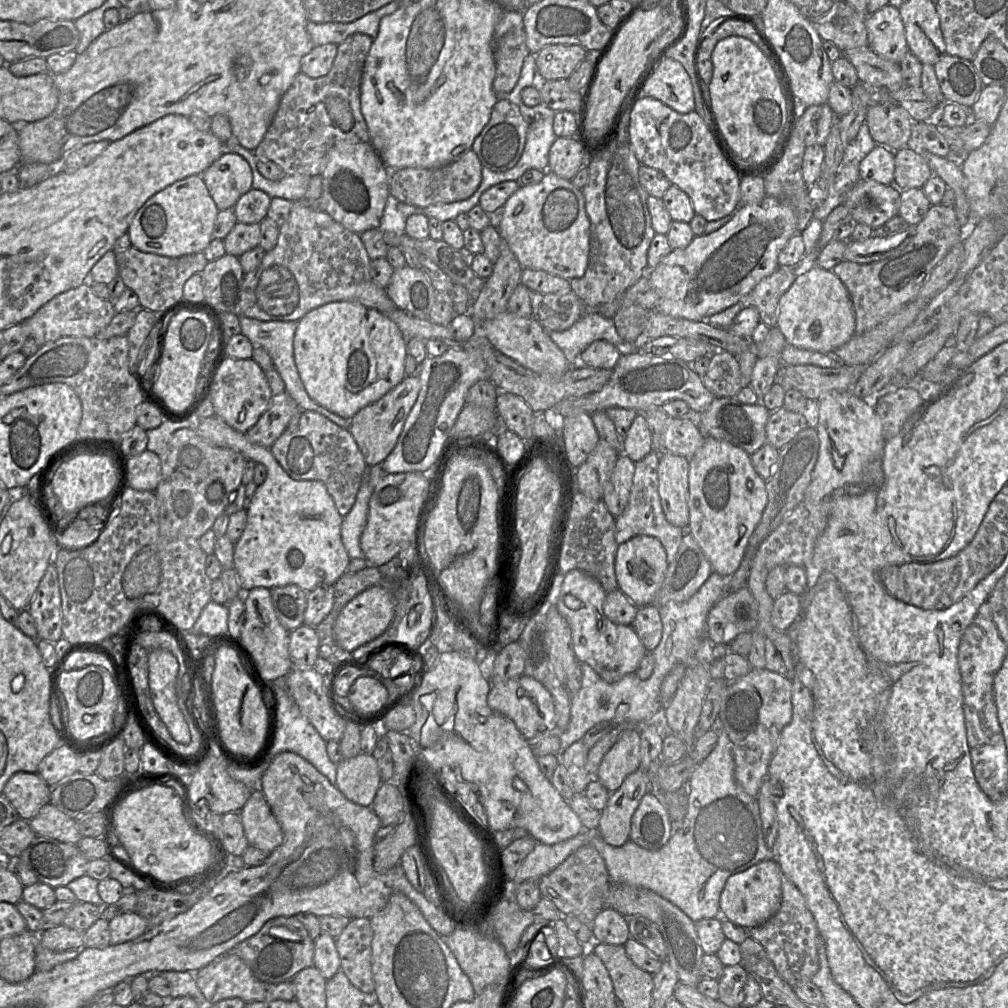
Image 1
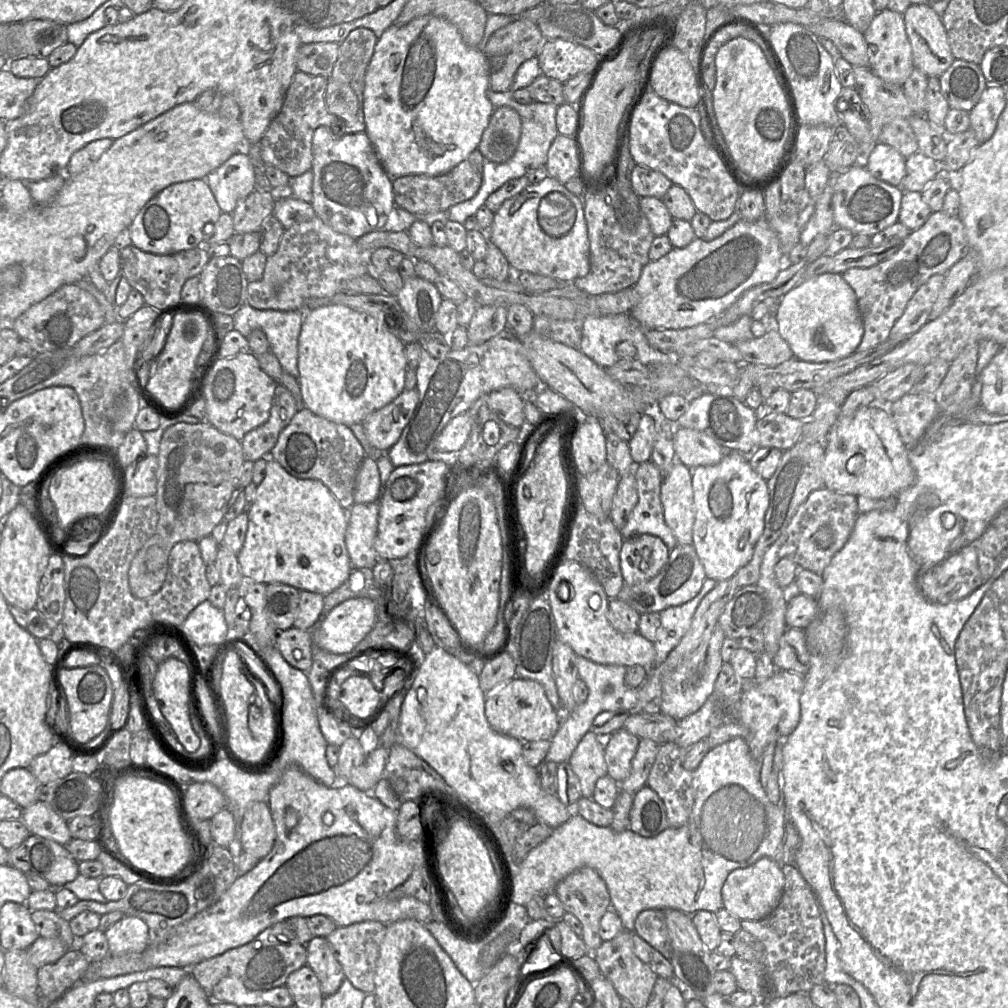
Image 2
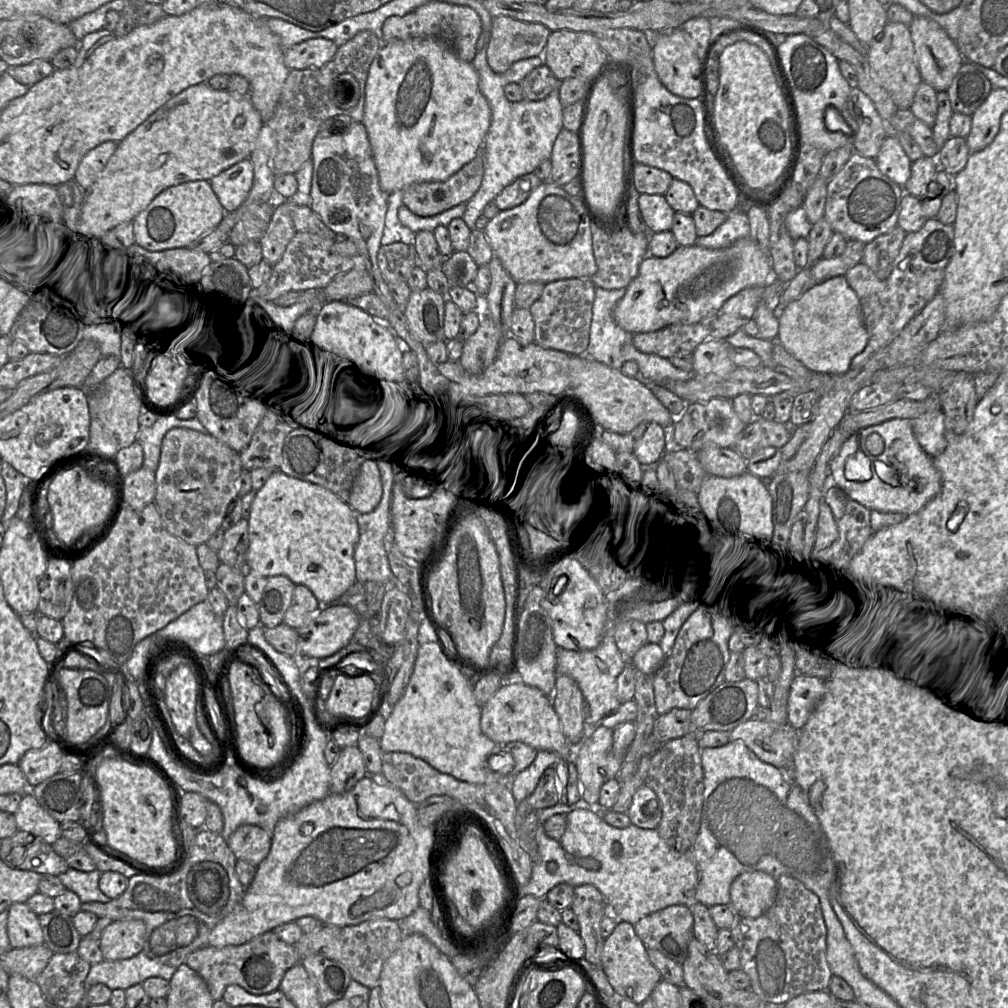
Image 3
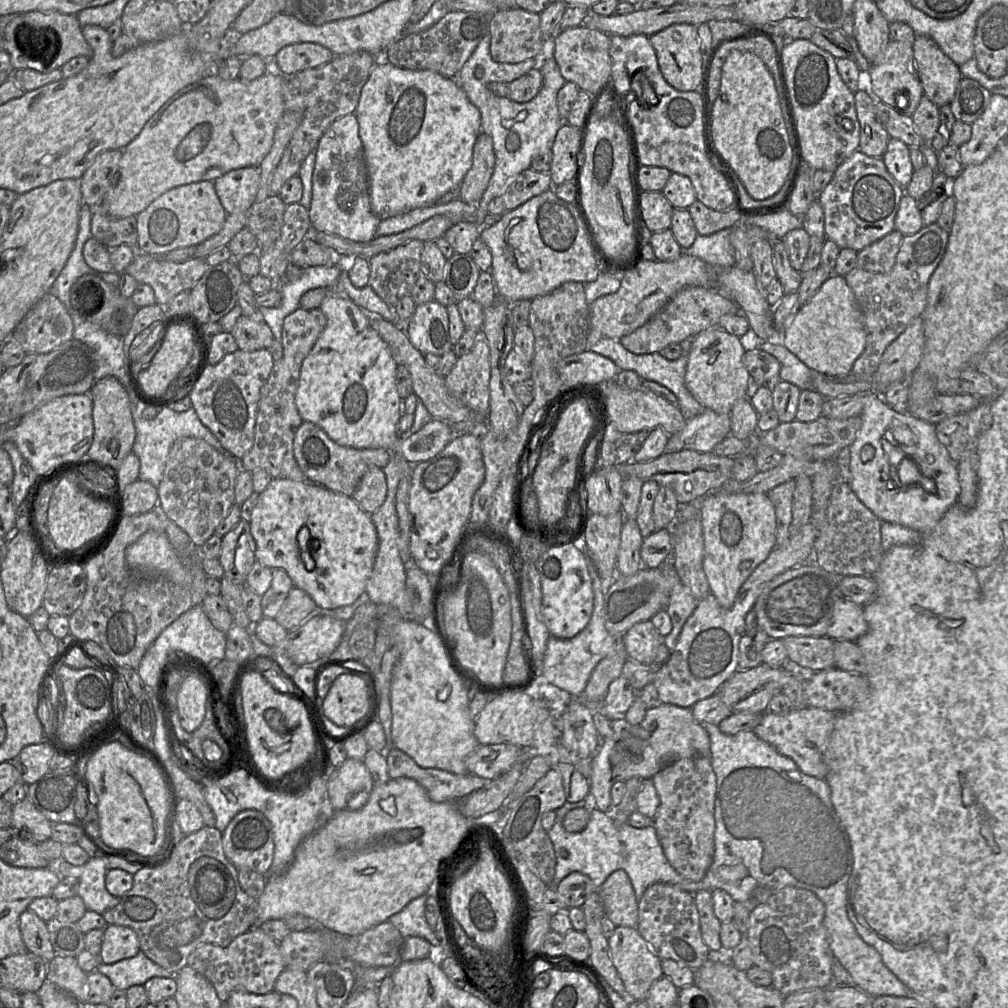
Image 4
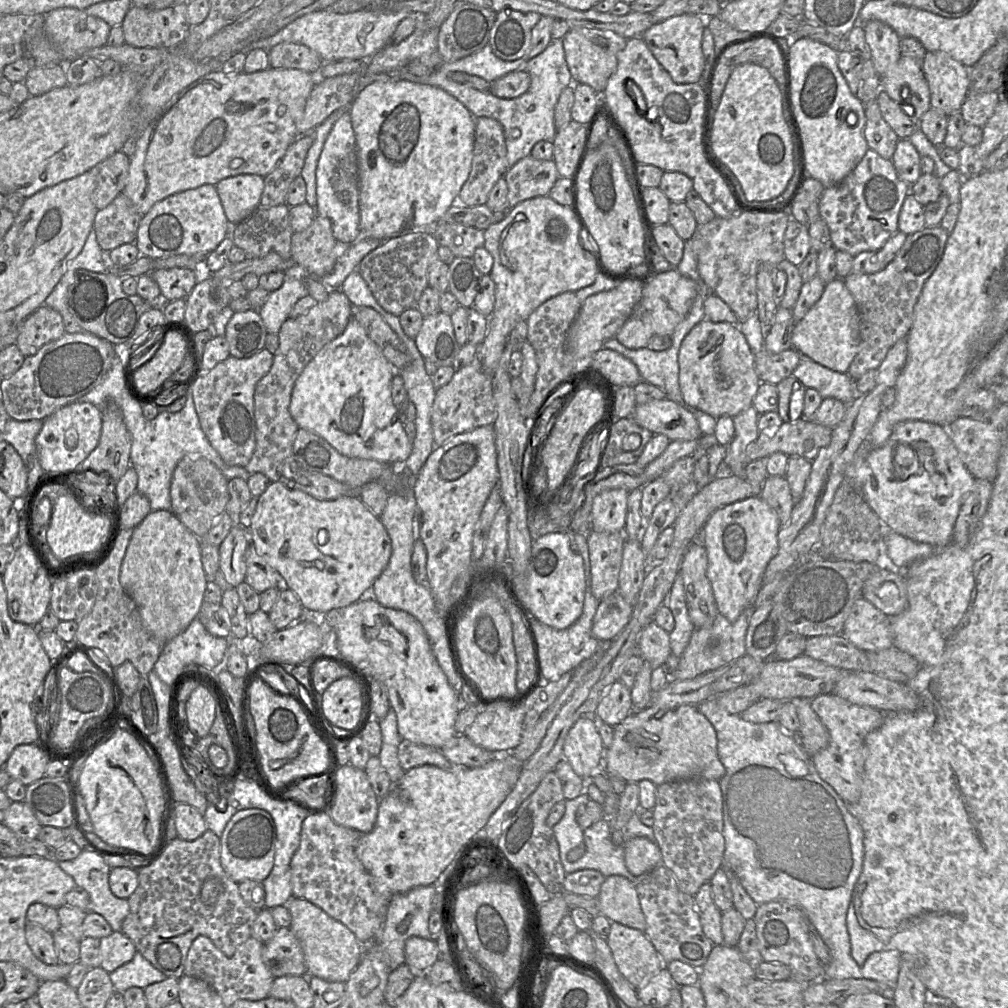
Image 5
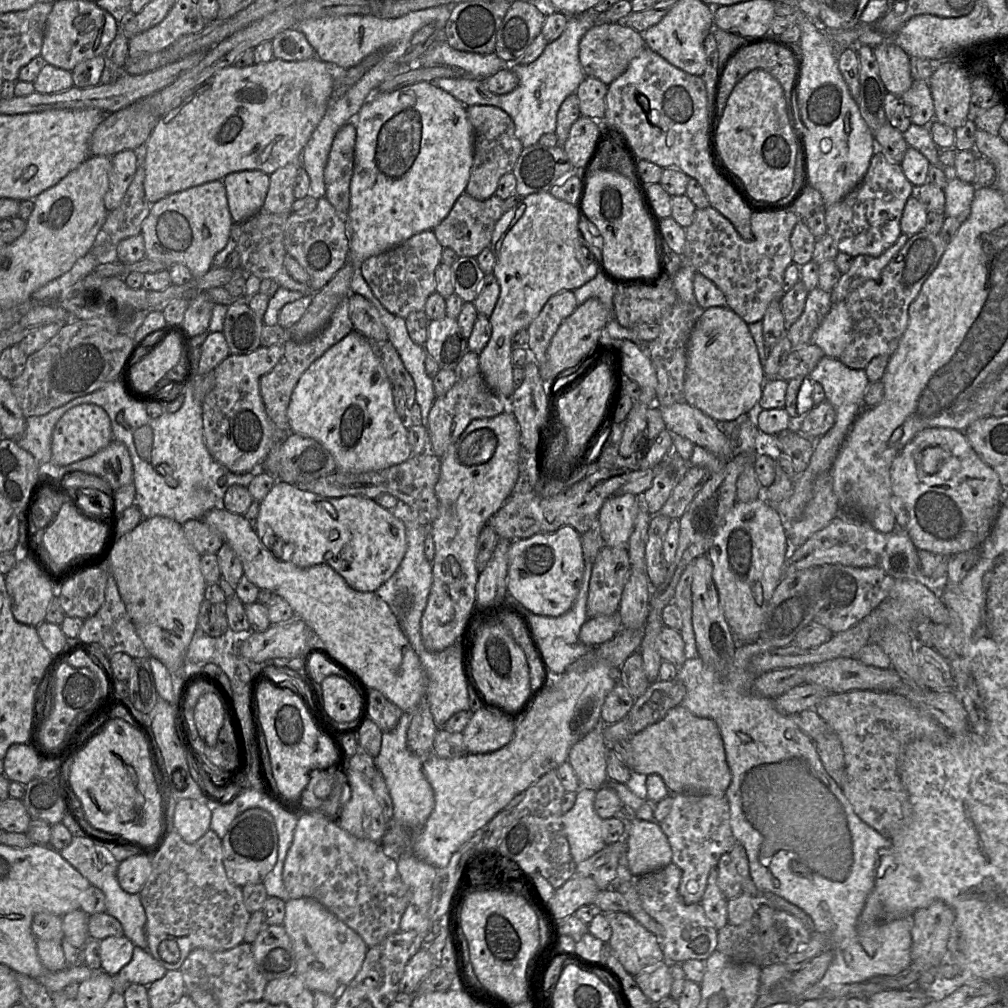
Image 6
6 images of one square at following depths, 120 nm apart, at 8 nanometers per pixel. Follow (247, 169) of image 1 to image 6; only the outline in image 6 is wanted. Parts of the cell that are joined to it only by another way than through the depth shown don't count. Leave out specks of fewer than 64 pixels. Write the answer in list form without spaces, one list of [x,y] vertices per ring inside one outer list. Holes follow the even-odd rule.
[[[244,170],[226,175],[222,181],[234,223],[243,223],[262,210],[270,175],[260,170]]]

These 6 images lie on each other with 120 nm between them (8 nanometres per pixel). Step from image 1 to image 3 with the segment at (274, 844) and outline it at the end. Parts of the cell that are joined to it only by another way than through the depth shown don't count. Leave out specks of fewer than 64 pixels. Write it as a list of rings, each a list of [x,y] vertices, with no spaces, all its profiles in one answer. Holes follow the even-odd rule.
[[[257,825],[239,826],[227,839],[227,844],[237,860],[258,866],[268,855],[273,834]]]

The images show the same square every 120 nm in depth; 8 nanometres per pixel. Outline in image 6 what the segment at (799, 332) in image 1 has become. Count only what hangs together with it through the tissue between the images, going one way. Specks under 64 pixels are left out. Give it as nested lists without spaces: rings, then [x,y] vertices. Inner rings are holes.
[[[846,301],[832,303],[819,327],[811,338],[811,344],[821,348],[827,357],[838,358],[852,340],[852,319]]]

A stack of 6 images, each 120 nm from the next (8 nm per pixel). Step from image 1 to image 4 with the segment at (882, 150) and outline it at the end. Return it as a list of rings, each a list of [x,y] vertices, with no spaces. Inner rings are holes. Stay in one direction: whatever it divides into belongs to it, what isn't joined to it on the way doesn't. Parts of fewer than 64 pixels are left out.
[[[890,138],[887,146],[887,150],[885,154],[882,157],[883,163],[885,164],[888,172],[891,174],[891,176],[894,178],[894,180],[897,182],[897,184],[901,188],[905,188],[905,194],[906,194],[906,188],[910,184],[912,180],[912,176],[914,173],[914,168],[911,162],[910,158],[910,148],[907,146],[904,142],[898,139]]]

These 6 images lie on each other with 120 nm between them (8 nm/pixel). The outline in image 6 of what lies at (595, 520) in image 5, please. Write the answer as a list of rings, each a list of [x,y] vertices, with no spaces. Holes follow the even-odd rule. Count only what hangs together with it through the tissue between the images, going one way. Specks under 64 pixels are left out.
[[[615,494],[605,500],[597,516],[597,529],[606,546],[627,546],[638,511],[636,495]]]

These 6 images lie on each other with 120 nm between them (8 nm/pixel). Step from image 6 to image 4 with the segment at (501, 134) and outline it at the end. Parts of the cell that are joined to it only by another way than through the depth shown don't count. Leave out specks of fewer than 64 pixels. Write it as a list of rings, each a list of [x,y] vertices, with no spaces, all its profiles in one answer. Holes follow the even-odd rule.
[[[481,132],[473,148],[473,164],[459,186],[459,197],[469,204],[477,204],[485,192],[495,165],[492,138]]]

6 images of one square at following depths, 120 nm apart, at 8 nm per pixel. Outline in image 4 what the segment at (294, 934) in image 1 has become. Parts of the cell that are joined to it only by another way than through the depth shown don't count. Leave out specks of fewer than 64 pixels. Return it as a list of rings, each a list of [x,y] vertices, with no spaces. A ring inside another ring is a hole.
[[[254,926],[237,936],[226,947],[211,943],[198,945],[188,956],[187,963],[213,984],[223,1003],[234,990],[246,990],[254,994],[274,991],[276,979],[286,969],[279,943],[267,935],[260,926]]]

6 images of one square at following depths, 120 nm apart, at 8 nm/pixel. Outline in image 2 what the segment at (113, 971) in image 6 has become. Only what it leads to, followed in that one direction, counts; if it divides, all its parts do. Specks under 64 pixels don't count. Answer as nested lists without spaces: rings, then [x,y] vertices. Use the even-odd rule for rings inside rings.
[[[124,916],[104,933],[111,955],[140,953],[149,946],[148,926],[136,916]]]

